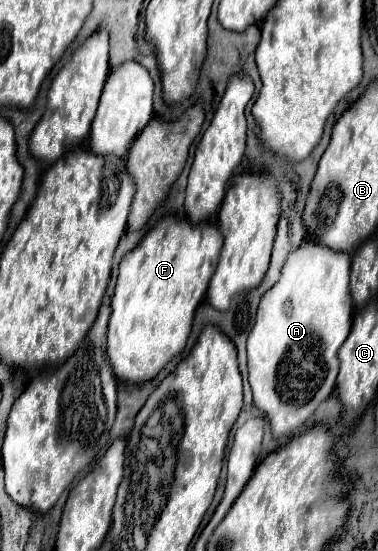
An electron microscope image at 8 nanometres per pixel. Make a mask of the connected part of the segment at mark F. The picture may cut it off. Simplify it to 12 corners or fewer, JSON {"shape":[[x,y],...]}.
{"shape":[[165,216],[123,256],[119,380],[181,354],[217,268],[215,224]]}

